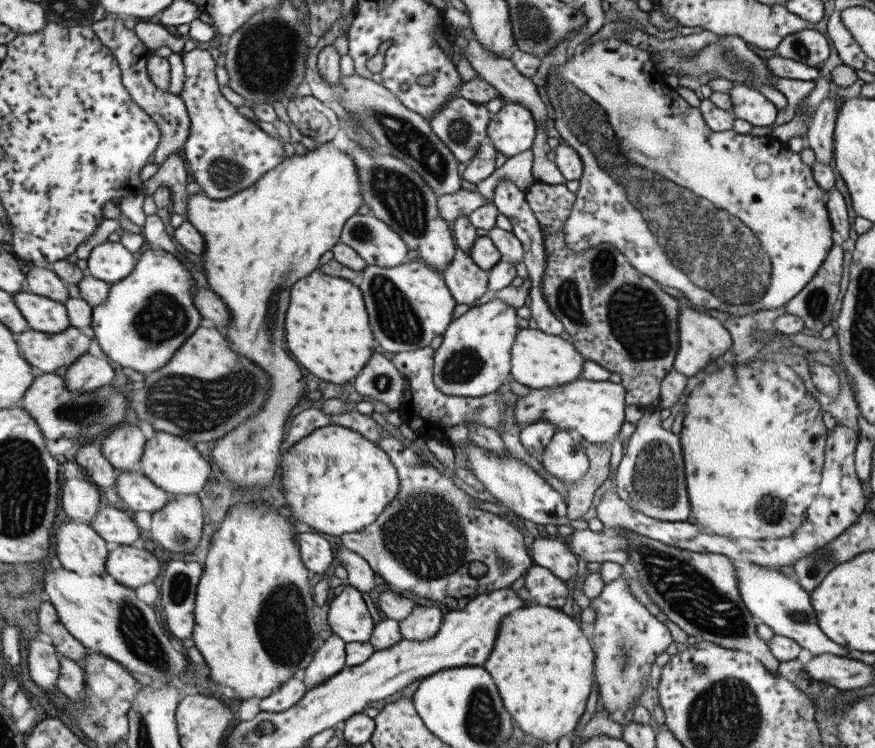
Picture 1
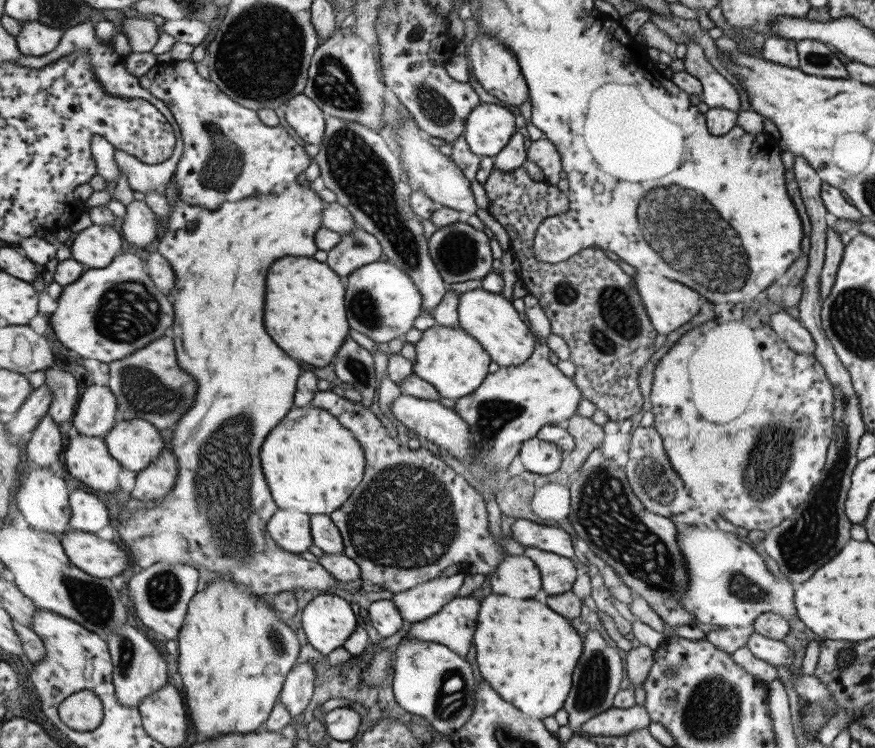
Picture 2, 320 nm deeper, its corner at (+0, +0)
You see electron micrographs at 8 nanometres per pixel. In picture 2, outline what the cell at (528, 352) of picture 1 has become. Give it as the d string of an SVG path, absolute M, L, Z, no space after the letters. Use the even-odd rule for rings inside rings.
M472 289L459 293L457 318L458 326L474 338L490 356L490 360L498 366L517 366L525 362L534 351L535 335L529 325L519 318L511 301L502 297L501 294L483 289Z

